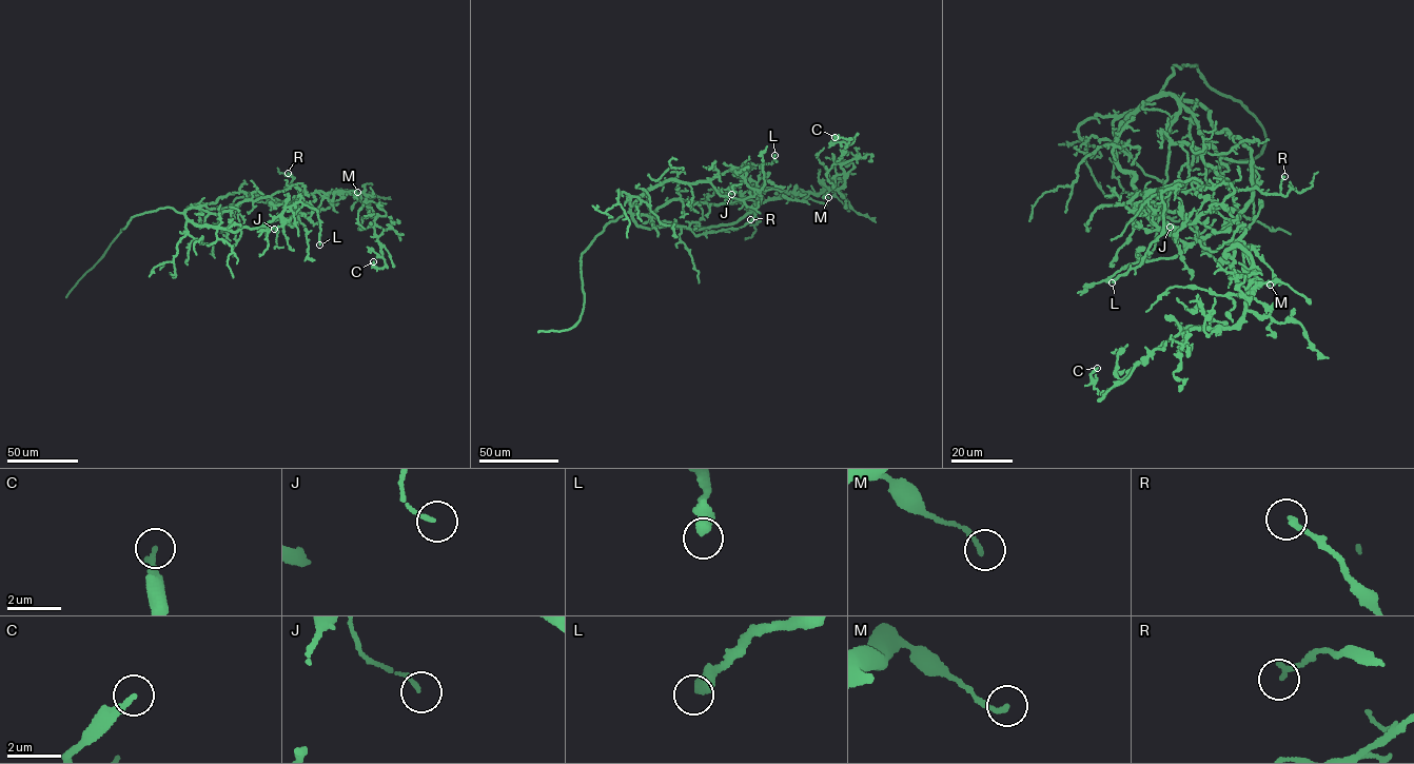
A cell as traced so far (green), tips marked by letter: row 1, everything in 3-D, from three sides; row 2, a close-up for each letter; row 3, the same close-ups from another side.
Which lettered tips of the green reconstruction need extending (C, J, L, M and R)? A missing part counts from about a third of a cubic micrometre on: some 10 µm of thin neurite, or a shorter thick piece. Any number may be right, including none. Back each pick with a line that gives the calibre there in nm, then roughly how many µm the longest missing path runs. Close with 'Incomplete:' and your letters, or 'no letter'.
Incomplete: no letter

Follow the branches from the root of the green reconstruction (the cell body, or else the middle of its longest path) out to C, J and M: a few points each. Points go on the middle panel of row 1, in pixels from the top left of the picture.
C: (684, 227), (700, 229), (737, 222), (767, 200), (841, 187), (844, 173), (840, 156), (849, 139), (835, 137)
J: (684, 227), (639, 227), (631, 203), (647, 191), (673, 180), (708, 181), (717, 191), (727, 189), (731, 194)
M: (684, 227), (700, 229), (737, 222), (763, 202), (788, 194), (822, 193), (828, 197)

